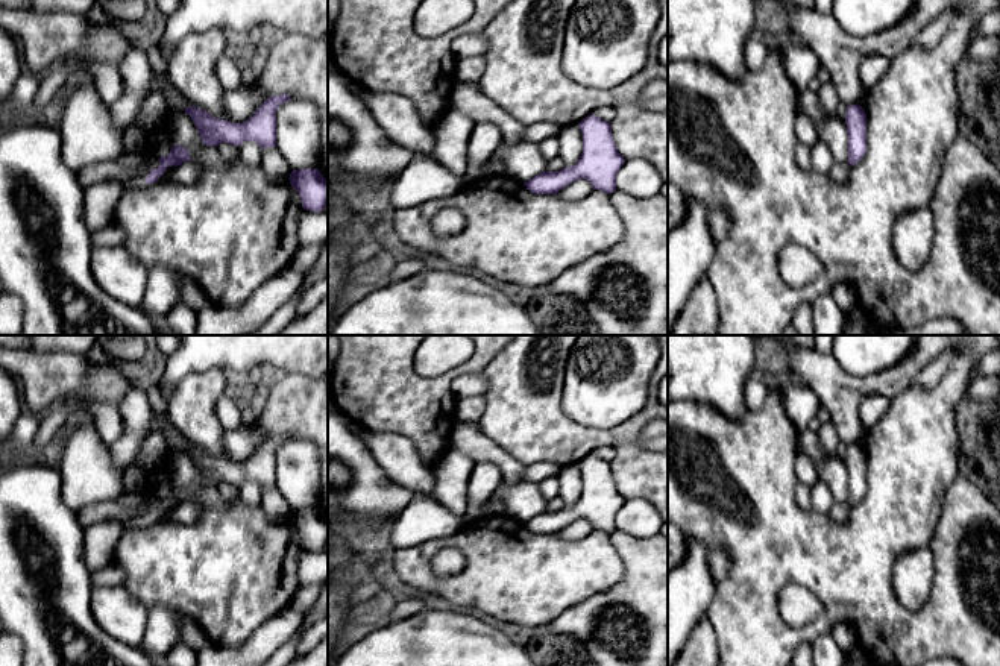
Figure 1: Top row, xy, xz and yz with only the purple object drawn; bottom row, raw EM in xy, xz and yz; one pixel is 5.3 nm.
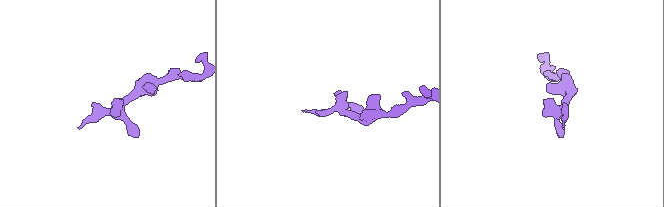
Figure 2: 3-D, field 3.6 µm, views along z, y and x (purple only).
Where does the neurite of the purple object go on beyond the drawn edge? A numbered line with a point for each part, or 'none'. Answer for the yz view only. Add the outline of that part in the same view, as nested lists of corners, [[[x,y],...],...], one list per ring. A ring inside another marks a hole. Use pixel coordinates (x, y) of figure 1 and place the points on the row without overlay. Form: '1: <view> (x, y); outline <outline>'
none

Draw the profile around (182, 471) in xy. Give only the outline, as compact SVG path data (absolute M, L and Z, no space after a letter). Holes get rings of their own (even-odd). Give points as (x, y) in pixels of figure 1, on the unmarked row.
M184 449L167 452L165 463L168 467L170 481L190 490L191 501L202 507L223 510L228 501L222 498L217 487L206 485L197 472L197 467Z

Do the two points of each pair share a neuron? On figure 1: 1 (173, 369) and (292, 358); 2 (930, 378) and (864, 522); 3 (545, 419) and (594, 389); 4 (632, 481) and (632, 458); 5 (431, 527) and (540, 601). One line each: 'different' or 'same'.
1: same
2: different
3: different
4: same
5: different

